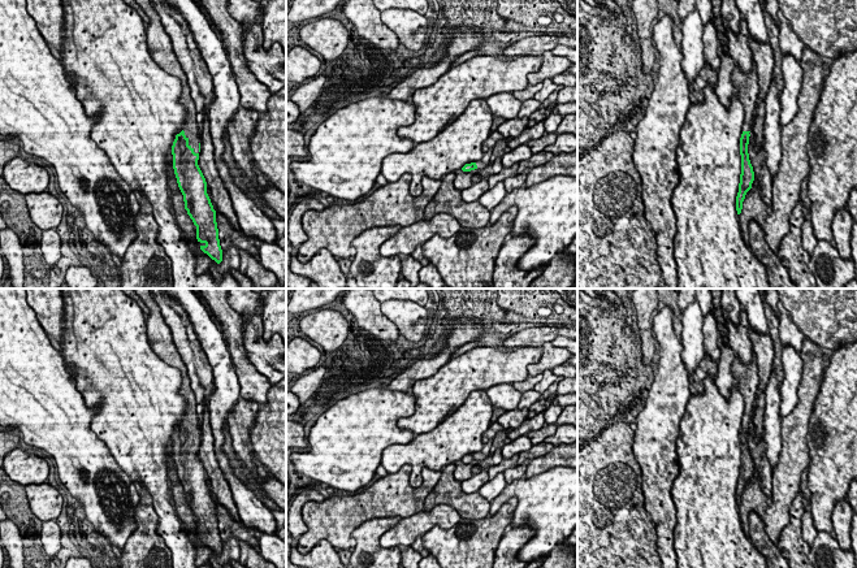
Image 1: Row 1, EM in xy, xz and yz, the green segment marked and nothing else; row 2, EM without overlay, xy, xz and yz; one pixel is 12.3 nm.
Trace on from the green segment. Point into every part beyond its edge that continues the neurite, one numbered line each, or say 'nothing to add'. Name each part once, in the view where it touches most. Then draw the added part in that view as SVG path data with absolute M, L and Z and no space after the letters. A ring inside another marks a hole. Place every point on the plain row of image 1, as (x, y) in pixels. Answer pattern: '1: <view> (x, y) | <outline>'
1: xy (160, 337) | M134 289L137 295L143 300L150 313L146 316L147 334L153 351L166 364L177 368L182 376L181 395L187 400L187 412L182 421L189 430L189 437L195 445L199 445L199 417L196 412L196 399L191 389L191 381L187 374L187 368L173 342L172 331L165 324L160 307L151 296L150 289Z

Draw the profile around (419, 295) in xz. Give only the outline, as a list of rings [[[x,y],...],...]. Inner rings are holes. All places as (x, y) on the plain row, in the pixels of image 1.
[[[375,289],[375,298],[384,303],[390,299],[410,300],[425,307],[428,302],[427,289]]]

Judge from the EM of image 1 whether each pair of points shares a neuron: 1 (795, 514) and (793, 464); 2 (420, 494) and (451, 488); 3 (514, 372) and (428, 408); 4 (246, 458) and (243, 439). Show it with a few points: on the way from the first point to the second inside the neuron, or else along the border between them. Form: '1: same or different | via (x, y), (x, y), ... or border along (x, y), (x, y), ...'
1: different | border along (799, 489), (790, 508), (790, 521), (783, 527)
2: different | border along (442, 471), (438, 482), (424, 501), (423, 510)
3: same | via (493, 372), (466, 373), (449, 387)
4: same | via (245, 454), (243, 443)

